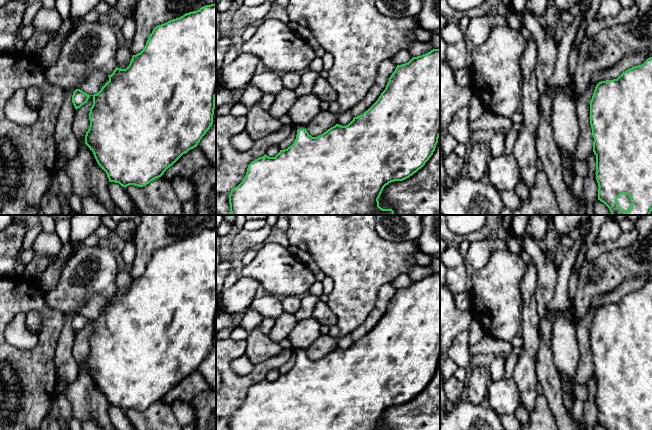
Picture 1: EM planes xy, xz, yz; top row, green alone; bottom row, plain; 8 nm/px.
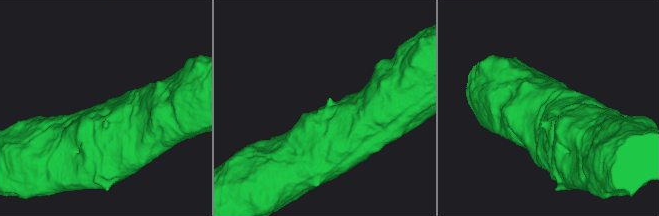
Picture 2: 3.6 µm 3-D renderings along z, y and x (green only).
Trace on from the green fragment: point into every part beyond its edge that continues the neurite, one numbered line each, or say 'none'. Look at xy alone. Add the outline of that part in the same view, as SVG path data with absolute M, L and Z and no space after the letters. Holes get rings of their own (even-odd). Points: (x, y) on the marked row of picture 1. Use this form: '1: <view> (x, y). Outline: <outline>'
none

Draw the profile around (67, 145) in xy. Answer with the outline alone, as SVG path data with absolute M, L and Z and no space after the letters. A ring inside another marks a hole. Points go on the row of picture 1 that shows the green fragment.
M64 91L64 101L57 116L54 138L57 141L58 158L73 159L79 151L77 137L73 133L76 109L72 103L71 91Z

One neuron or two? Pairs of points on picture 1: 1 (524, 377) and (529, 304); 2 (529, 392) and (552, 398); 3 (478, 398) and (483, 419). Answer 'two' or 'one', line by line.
1: one
2: two
3: two

